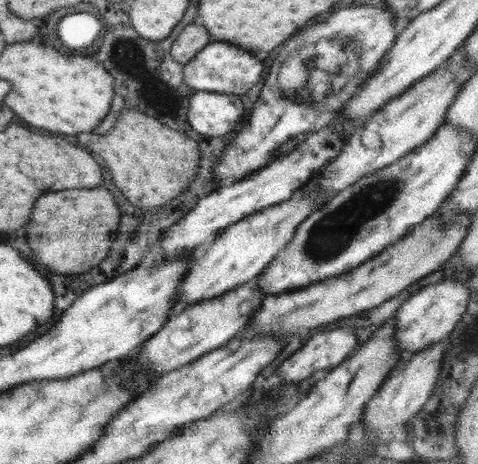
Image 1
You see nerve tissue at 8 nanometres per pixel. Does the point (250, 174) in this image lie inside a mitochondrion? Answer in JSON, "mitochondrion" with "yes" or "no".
{"mitochondrion":"no"}

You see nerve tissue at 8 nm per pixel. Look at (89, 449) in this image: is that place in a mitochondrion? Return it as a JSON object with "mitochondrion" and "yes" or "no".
{"mitochondrion":"no"}

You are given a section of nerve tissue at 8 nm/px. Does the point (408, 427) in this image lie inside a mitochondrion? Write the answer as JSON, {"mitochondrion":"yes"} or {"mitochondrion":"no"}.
{"mitochondrion":"no"}

